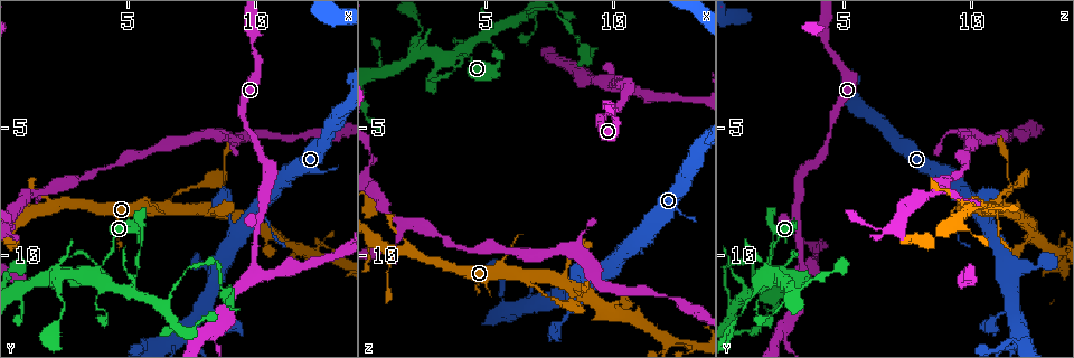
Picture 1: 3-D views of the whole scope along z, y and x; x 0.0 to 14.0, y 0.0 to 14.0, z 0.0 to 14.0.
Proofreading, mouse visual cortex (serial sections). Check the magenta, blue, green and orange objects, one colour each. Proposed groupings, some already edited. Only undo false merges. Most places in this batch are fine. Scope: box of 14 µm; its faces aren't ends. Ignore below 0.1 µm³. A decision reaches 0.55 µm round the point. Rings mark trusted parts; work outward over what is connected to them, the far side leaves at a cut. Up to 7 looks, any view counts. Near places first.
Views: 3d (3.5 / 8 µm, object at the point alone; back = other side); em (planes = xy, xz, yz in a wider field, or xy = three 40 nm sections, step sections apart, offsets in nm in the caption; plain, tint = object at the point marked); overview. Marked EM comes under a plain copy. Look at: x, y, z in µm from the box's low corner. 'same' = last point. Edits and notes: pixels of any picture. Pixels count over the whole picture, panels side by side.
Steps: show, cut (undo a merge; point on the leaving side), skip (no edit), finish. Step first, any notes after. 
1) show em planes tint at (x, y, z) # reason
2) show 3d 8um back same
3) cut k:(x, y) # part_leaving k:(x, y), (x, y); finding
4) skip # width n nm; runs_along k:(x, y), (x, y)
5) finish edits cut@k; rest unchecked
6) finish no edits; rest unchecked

show em xy step 5 tint at (6.6, 8.0, 10.9) # three arms meet

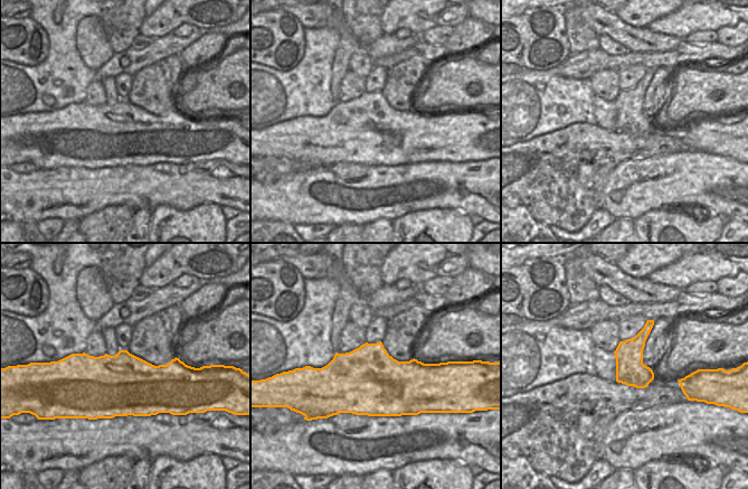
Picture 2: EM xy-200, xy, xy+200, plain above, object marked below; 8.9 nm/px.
show 3d 3.5um same

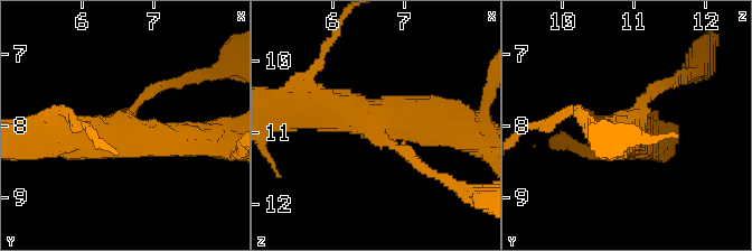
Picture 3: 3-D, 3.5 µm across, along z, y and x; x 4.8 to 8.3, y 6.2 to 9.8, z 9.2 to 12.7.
skip # arms 3; runs_along 3:(300, 108), (403, 117), (451, 131); all the same cell

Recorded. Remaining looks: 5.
show 3d 8um back at (12.1, 9.8, 13.4) # four or more arms meet

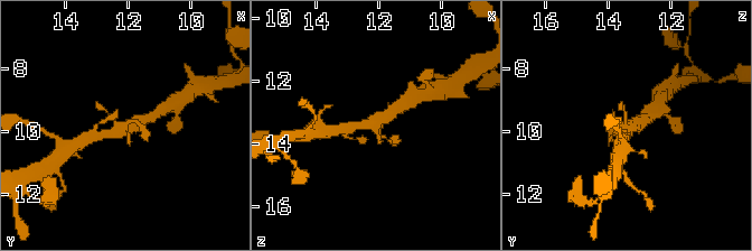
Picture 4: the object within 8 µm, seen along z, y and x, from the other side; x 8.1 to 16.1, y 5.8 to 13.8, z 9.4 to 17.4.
show 3d 3.5um at (12.1, 9.9, 13.3) # closer look

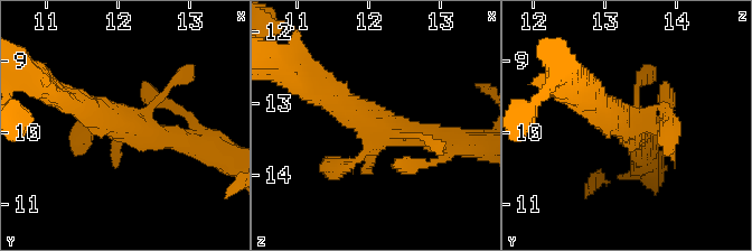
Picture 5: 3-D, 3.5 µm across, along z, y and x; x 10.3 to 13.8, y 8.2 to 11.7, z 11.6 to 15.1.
show em planes tint at (12.10, 9.85, 13.35) # now the EM

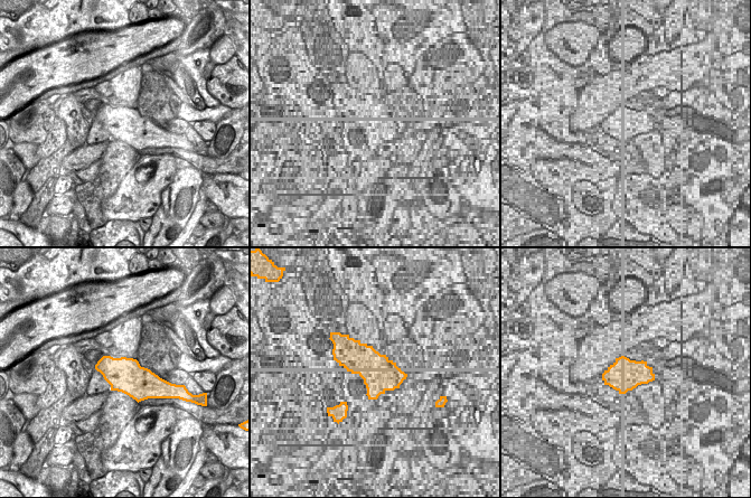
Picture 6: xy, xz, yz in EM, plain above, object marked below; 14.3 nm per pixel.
skip # continuous, no second cell

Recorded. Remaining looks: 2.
show 3d 3.5um at (8.4, 10.2, 1.4) # sharp bend

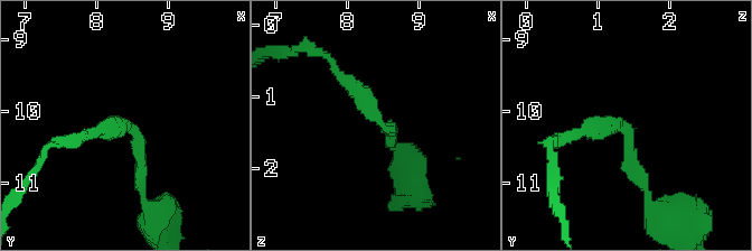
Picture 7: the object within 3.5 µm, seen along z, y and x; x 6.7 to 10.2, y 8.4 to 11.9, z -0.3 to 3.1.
show em planes tint at (8.45, 10.15, 1.30) # arm_widths 200, 200 nm; now the EM

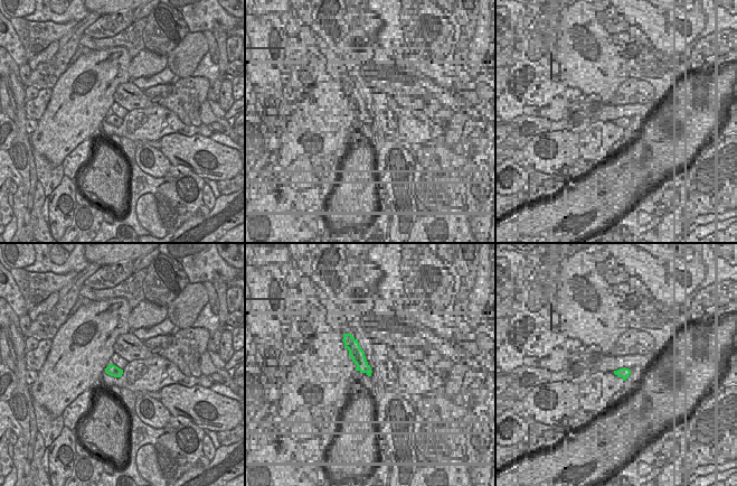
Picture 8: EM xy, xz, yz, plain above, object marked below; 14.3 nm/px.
skip # width 160 nm; runs_along 7:(332, 66), (391, 129), (391, 147); all the same cell

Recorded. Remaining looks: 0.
finish no edits; rest unchecked

